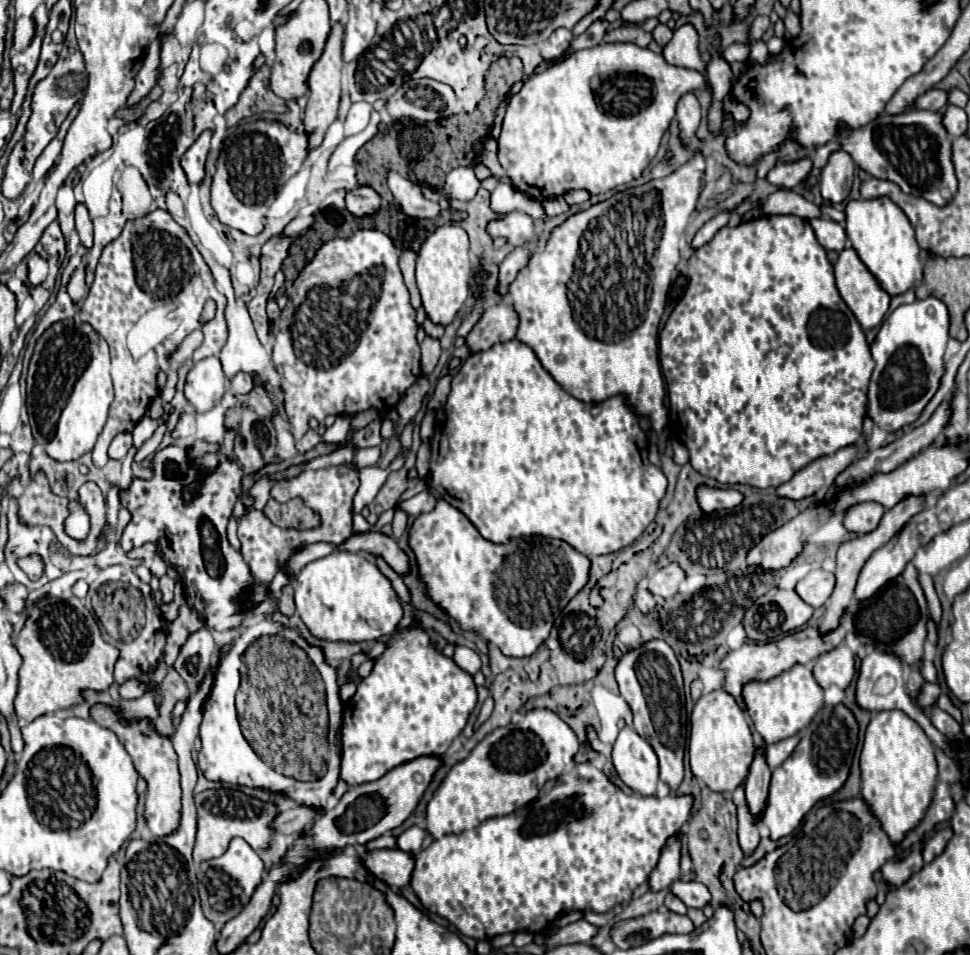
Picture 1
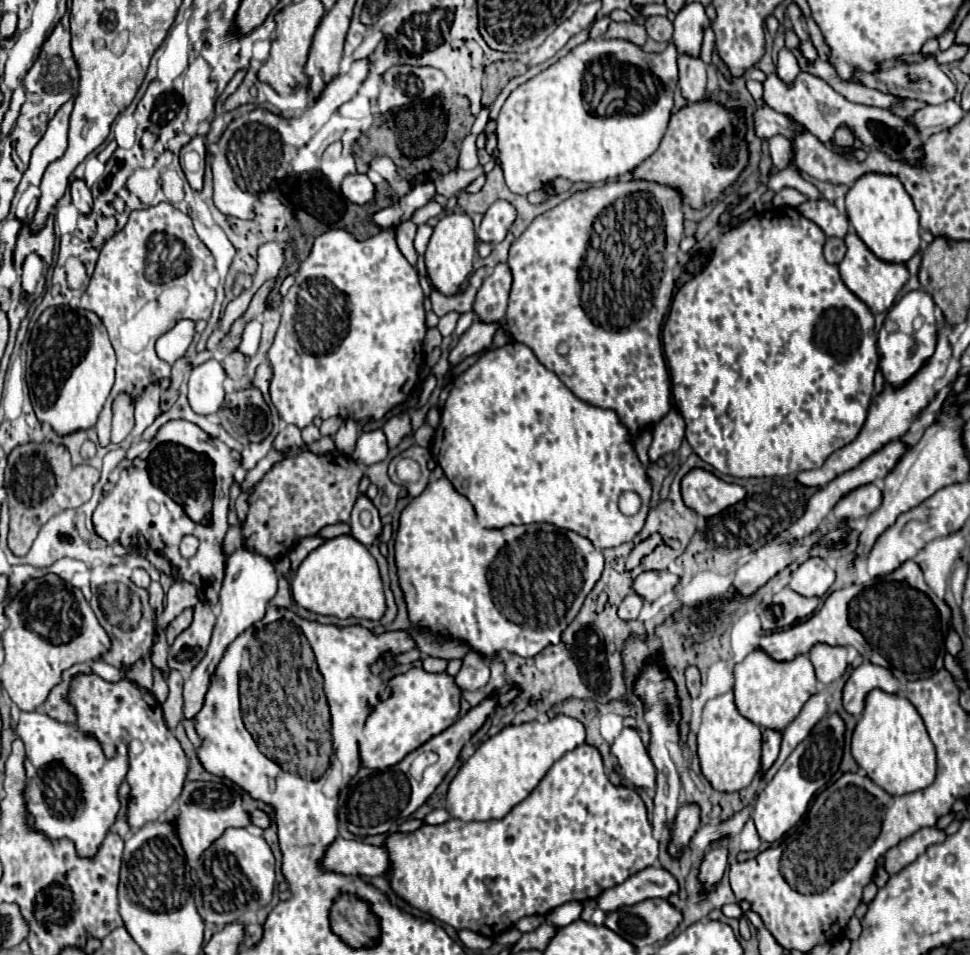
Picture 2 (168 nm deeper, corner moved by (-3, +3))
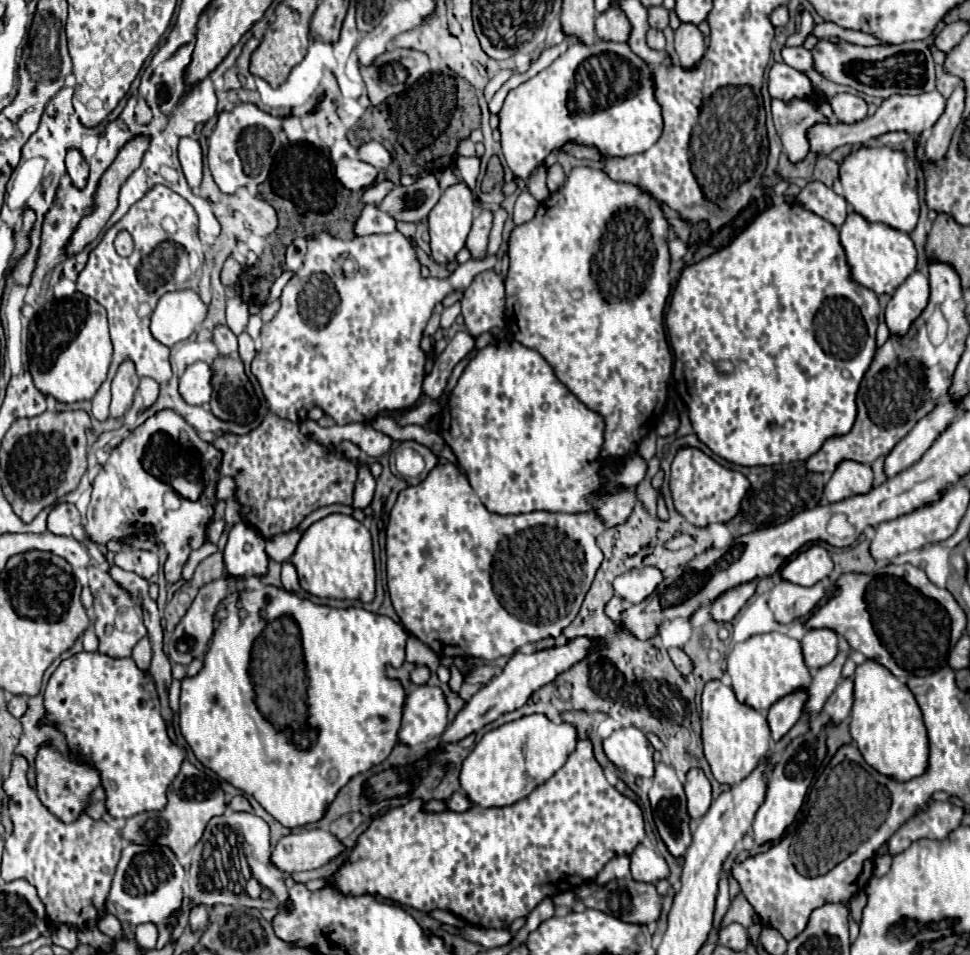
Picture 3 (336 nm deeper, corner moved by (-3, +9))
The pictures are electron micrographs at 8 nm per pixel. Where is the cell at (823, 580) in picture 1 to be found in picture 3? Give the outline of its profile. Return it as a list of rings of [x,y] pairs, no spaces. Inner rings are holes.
[[[813,544],[807,550],[799,552],[781,568],[781,578],[799,586],[813,586],[823,578],[827,578],[831,570],[833,560],[829,552],[823,546]]]

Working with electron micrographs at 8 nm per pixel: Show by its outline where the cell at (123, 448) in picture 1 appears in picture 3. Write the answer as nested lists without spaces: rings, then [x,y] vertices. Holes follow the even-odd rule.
[[[121,362],[113,384],[111,384],[111,392],[113,392],[113,400],[111,400],[111,416],[113,418],[121,418],[127,410],[127,406],[133,402],[133,394],[139,386],[139,376],[135,374],[135,364],[133,362]]]

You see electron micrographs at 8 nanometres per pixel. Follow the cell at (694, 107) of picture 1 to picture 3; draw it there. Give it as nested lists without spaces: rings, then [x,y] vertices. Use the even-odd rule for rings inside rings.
[[[683,22],[675,30],[675,50],[677,50],[681,66],[685,68],[695,66],[705,54],[705,40],[701,30],[691,22]]]

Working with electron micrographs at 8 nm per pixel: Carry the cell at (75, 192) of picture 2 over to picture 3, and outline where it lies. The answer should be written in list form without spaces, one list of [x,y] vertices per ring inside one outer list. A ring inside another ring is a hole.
[[[67,150],[65,164],[67,164],[67,172],[69,172],[73,184],[77,188],[83,188],[87,184],[87,176],[89,176],[89,164],[83,158],[83,154],[79,150]]]

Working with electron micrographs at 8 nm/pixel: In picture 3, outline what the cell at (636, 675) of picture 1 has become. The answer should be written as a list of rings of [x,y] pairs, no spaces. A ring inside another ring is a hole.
[[[663,762],[655,764],[655,776],[653,776],[653,786],[649,790],[649,800],[651,800],[651,808],[653,808],[653,820],[655,820],[661,840],[665,842],[671,856],[681,858],[691,844],[691,830],[689,830],[691,818],[687,814],[687,798],[683,792],[683,784],[677,780],[675,770],[671,766],[667,766]]]

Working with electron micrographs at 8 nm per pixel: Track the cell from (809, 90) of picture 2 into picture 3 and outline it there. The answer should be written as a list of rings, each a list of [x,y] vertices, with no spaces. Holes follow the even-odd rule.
[[[783,62],[773,64],[769,70],[769,94],[779,100],[791,100],[793,96],[817,100],[811,80]]]

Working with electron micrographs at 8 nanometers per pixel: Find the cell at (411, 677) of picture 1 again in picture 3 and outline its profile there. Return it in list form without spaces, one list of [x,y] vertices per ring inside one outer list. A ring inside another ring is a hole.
[[[423,684],[413,688],[407,698],[399,740],[407,746],[417,746],[435,738],[438,744],[447,724],[449,720],[443,692],[435,686]]]

